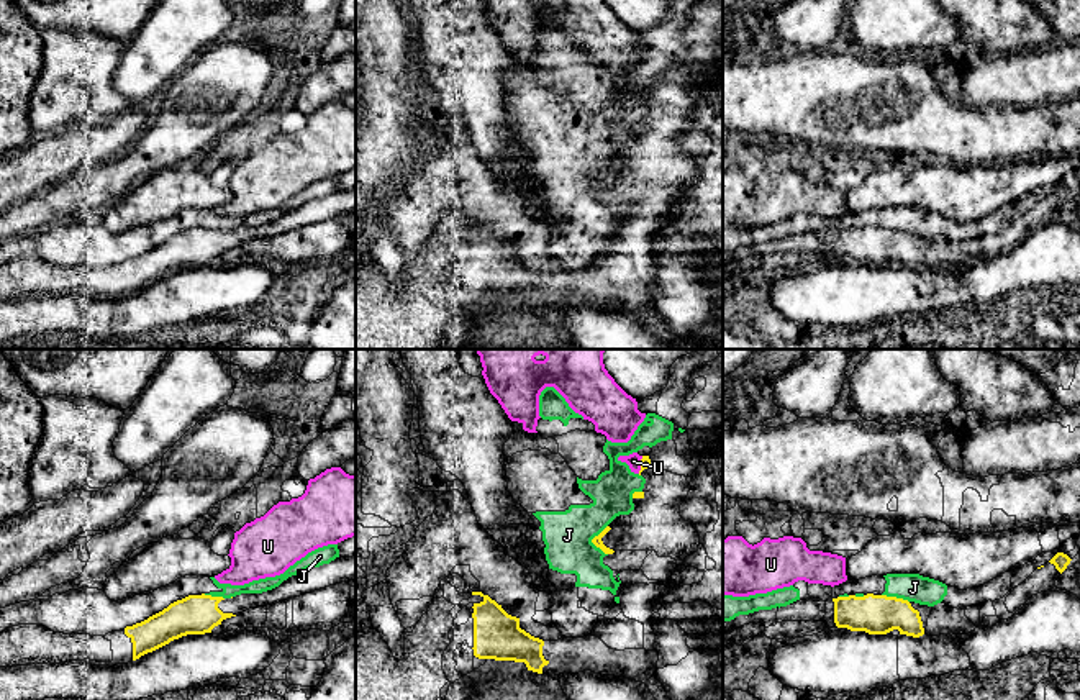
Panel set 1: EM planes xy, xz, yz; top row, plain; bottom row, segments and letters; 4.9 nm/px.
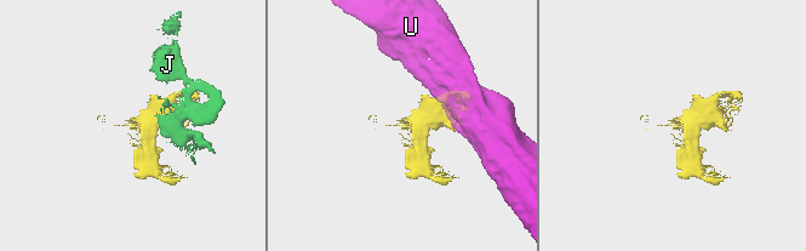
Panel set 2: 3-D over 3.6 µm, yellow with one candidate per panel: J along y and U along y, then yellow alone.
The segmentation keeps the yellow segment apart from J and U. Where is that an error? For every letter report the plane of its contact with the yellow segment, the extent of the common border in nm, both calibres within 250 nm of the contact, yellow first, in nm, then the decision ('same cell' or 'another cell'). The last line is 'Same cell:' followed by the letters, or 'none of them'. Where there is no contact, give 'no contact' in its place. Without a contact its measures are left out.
J: xz | 150 nm | 50/240 nm | another cell
U: xz | 90 nm | 50/70 nm | another cell
Same cell: none of them

